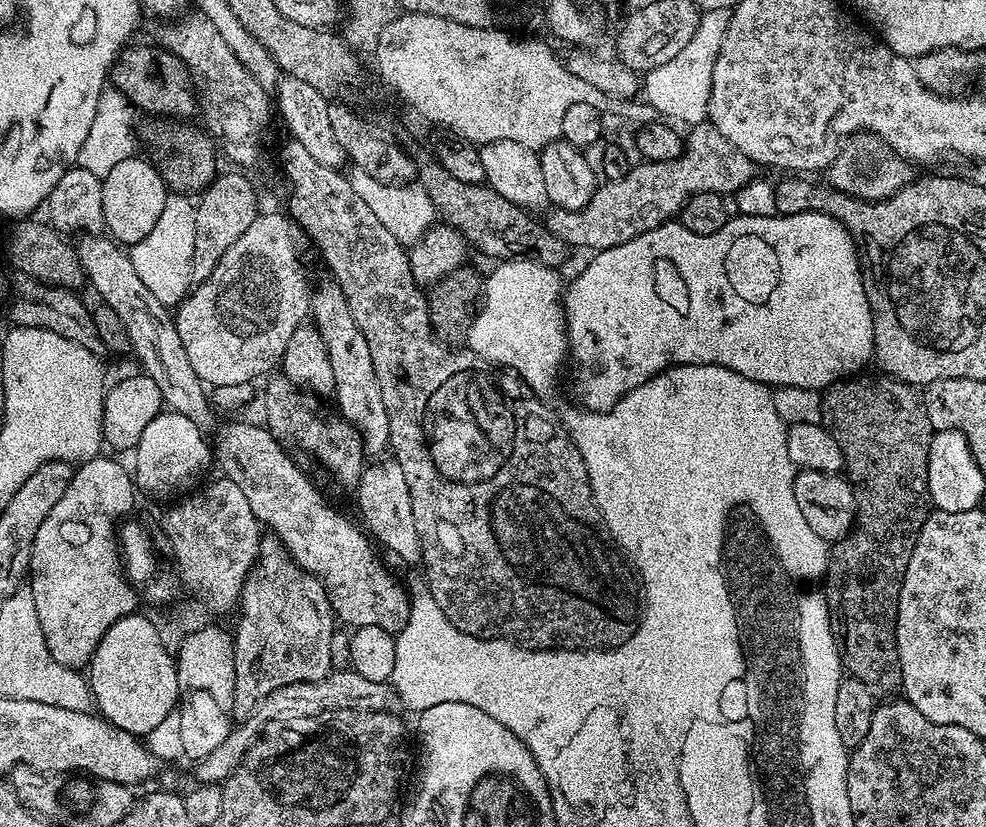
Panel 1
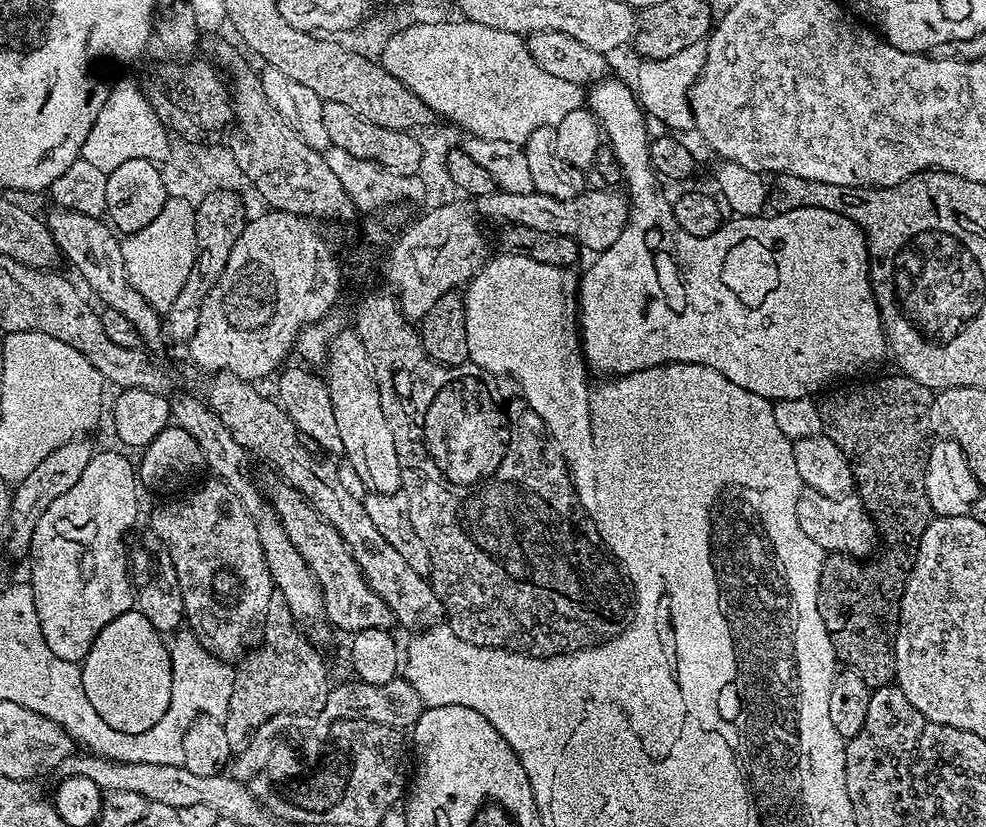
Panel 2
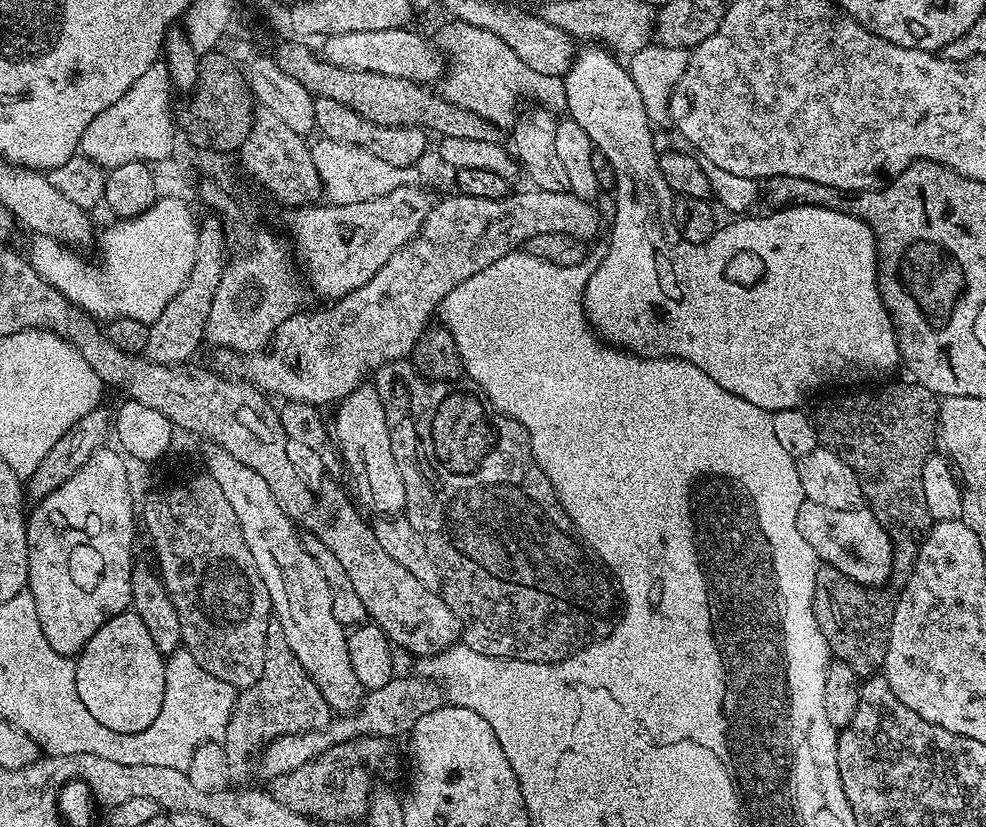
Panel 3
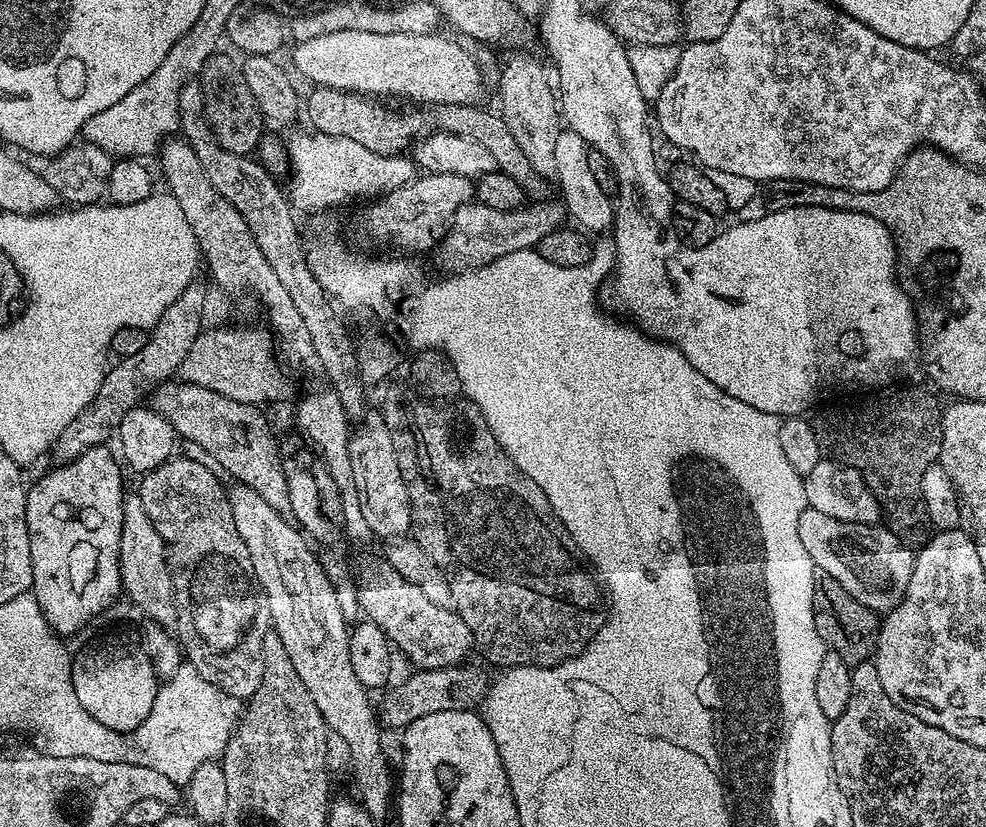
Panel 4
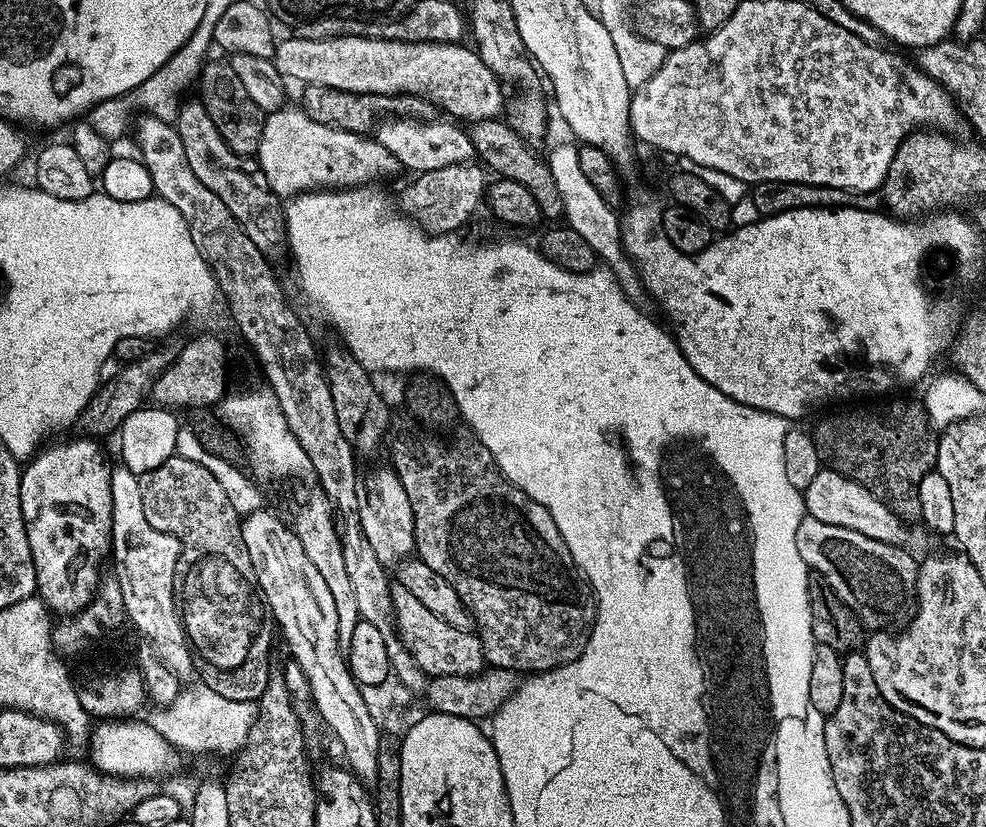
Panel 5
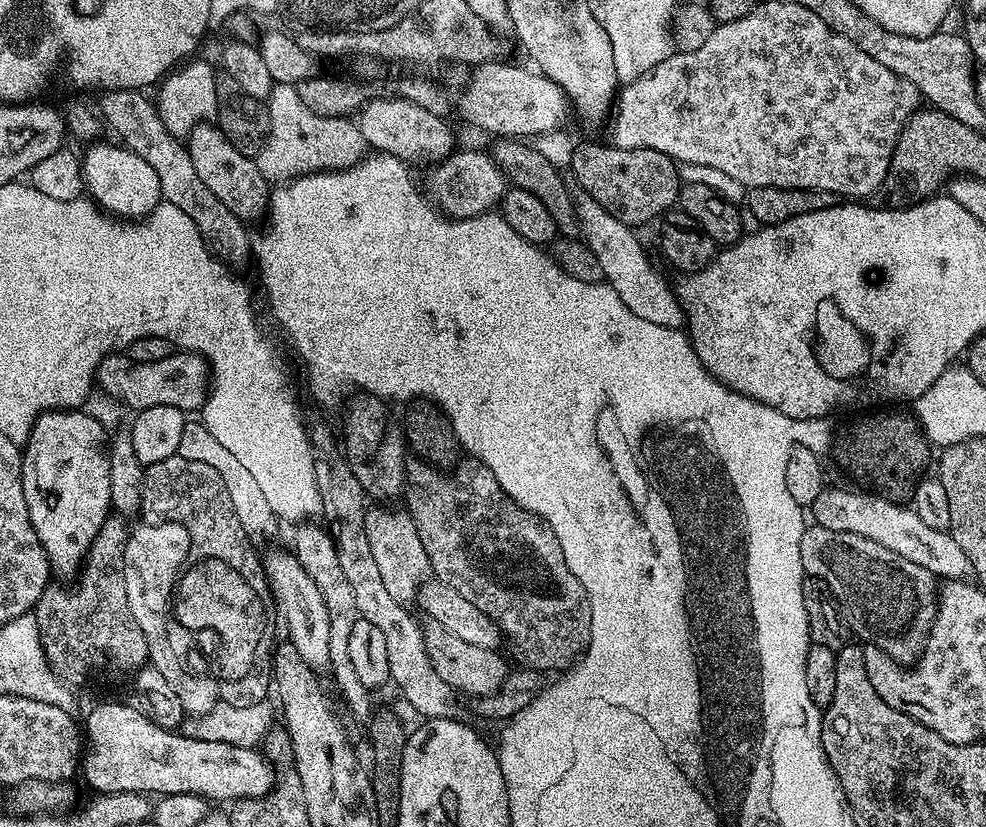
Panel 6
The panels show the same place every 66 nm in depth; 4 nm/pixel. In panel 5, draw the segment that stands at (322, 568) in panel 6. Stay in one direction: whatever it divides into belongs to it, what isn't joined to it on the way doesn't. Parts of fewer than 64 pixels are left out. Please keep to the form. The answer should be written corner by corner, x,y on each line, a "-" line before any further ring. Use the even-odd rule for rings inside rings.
300,484
288,496
288,508
292,511
290,527
296,532
298,540
306,550
306,556
314,562
315,569
322,574
327,589
334,598
335,612
338,614
338,642
342,649
350,646
350,637
354,634
354,626
361,620
358,614
358,601
346,571
346,562
342,559
342,542
336,529
336,518
332,504
326,494
318,487

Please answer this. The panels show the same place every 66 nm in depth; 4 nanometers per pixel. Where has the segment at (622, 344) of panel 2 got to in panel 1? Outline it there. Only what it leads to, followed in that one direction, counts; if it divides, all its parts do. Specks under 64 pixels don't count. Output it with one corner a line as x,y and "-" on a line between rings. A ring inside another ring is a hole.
799,212
793,216
777,214
774,216
742,216
733,215
726,222
726,226
722,226
722,230
718,230
712,236
699,236
690,230
686,230
686,226
682,226
678,222
669,222
660,224
654,230
646,230
642,234
638,234
634,238
630,238
630,242
622,242
613,248
607,248
601,252
595,253
591,257
593,260
577,274
572,280
572,285
565,287
562,292
562,303
564,306
564,326
568,334
568,350
570,353
570,364
572,360
572,372
576,375
576,392
580,395
579,403
590,412
609,412
627,392
634,390
638,386
642,386
651,376
657,376
658,373
666,371
677,364
717,364
718,366
726,366
730,370
734,370
738,374
742,374
746,378
750,378
759,384
766,384
769,388
775,390
778,388
814,388
823,390
829,388
830,385
836,384
845,378
851,378
857,374
863,373
864,368
874,360
876,347
874,346
874,318
870,310
870,302
866,298
866,290
864,289
864,277
862,275
862,256
858,251
855,240
846,231
842,225
834,218
830,218
825,212

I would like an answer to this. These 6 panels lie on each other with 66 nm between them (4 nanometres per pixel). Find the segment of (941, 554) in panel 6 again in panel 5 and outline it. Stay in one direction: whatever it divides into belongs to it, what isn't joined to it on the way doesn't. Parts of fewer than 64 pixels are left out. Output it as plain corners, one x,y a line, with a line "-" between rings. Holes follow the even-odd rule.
831,466
821,467
820,472
814,474
814,482
810,482
810,486
803,489
802,495
805,513
818,518
818,522
830,522
830,526
846,526
846,530
858,530
858,534
866,534
866,538
915,550
917,553
929,551
927,548
930,536
923,527
900,520
898,514
894,514
894,510
883,504
870,489
859,484
857,480
851,480
849,476
843,476

